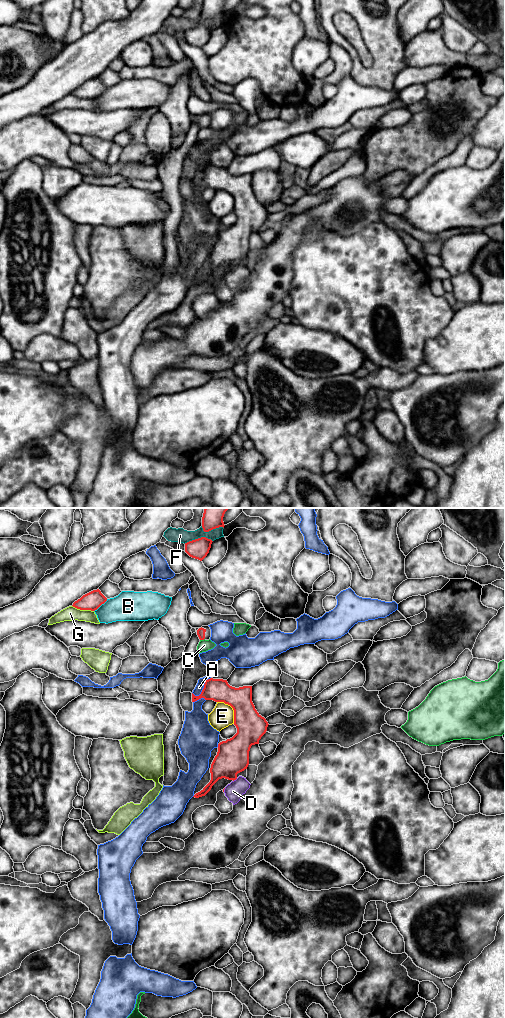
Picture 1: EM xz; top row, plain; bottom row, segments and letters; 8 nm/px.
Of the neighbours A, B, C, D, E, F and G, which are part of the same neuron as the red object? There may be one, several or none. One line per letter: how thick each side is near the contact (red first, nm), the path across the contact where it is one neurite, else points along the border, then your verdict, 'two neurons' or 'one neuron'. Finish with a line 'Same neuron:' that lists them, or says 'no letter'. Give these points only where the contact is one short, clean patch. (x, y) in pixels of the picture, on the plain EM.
A: 190/70 nm | two neurons
B: 150/240 nm | two neurons
C: 70/100 nm | two neurons
D: 260/140 nm | across xz (232, 245), (232, 263), (235, 267), (235, 277), (233, 279) | one neuron
E: 240/180 nm | two neurons
F: 160/120 nm | two neurons
G: 150/120 nm | two neurons
Same neuron: D

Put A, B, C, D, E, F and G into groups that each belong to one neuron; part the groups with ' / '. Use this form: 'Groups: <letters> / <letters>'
Groups: A / B / C / D / E / F / G

